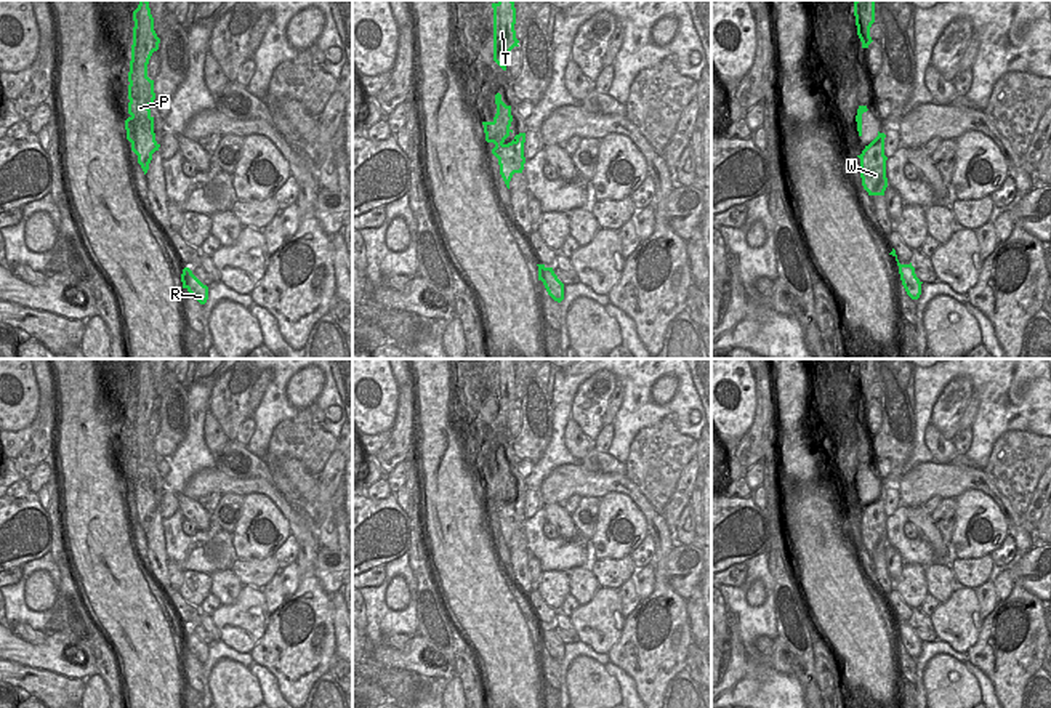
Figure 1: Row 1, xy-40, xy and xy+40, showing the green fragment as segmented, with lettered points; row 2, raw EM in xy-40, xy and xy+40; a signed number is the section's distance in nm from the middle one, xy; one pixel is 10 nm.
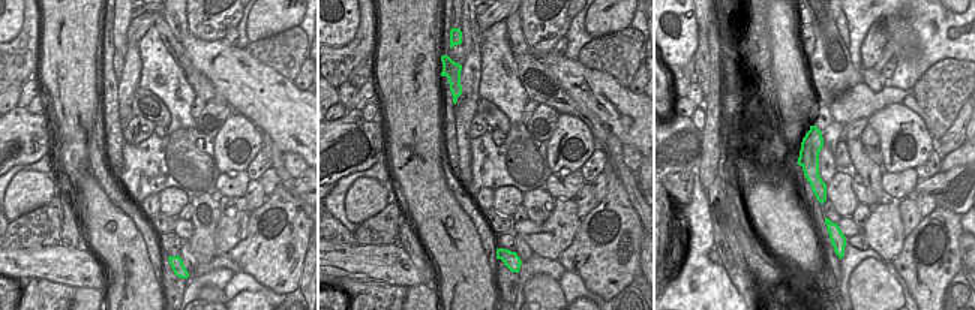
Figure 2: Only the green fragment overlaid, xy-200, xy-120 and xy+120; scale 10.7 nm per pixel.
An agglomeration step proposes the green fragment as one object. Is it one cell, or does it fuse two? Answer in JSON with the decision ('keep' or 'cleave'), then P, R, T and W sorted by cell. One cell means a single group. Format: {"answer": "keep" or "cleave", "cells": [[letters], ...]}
{"answer": "keep", "cells": [["P", "R", "T", "W"]]}

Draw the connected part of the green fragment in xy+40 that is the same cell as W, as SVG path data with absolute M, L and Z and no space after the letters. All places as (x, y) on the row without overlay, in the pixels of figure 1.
M878 490L878 495L857 514L860 517L862 545L868 554L884 554L888 546L884 497L886 493Z

